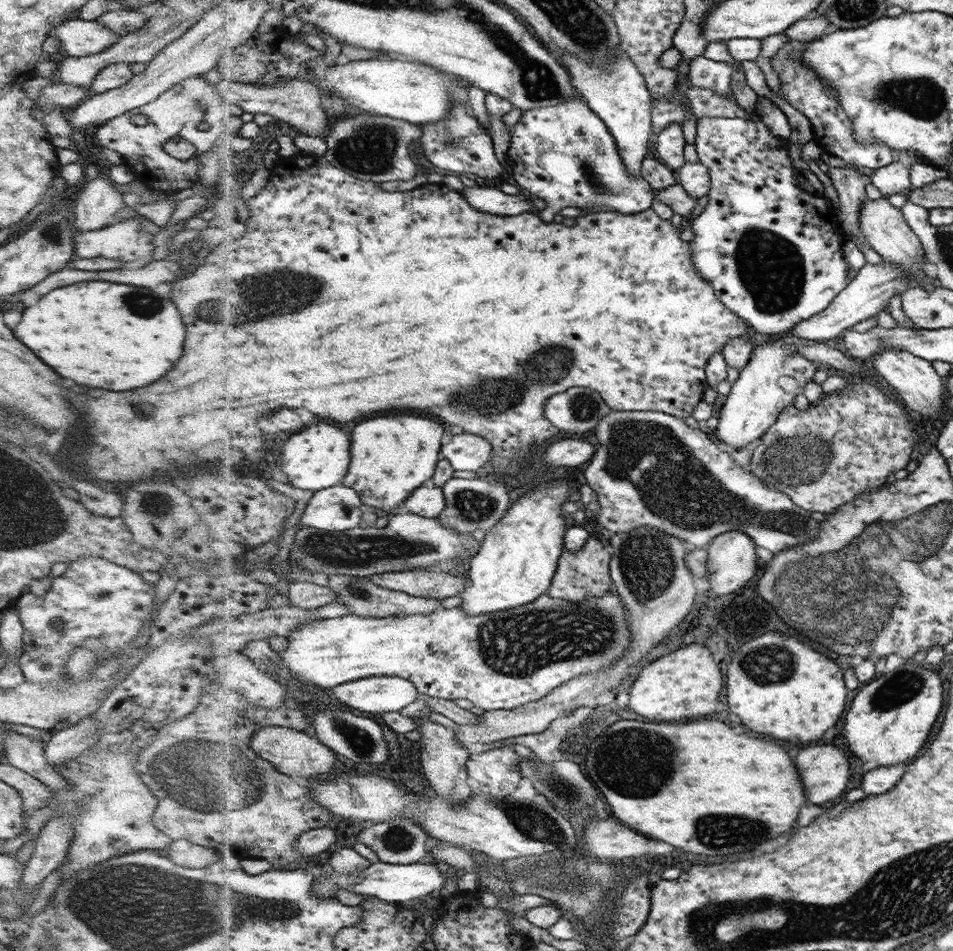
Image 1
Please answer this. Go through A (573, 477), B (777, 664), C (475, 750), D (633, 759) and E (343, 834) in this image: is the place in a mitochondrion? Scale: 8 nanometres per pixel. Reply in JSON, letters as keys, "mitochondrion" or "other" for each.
{"A":"other","B":"mitochondrion","C":"other","D":"mitochondrion","E":"other"}

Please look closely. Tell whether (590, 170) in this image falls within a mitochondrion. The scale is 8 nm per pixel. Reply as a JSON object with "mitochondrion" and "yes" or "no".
{"mitochondrion":"yes"}

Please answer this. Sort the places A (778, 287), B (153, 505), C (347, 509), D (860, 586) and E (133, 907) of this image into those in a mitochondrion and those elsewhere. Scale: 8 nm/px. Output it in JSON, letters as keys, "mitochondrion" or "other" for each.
{"A":"mitochondrion","B":"mitochondrion","C":"mitochondrion","D":"mitochondrion","E":"mitochondrion"}

